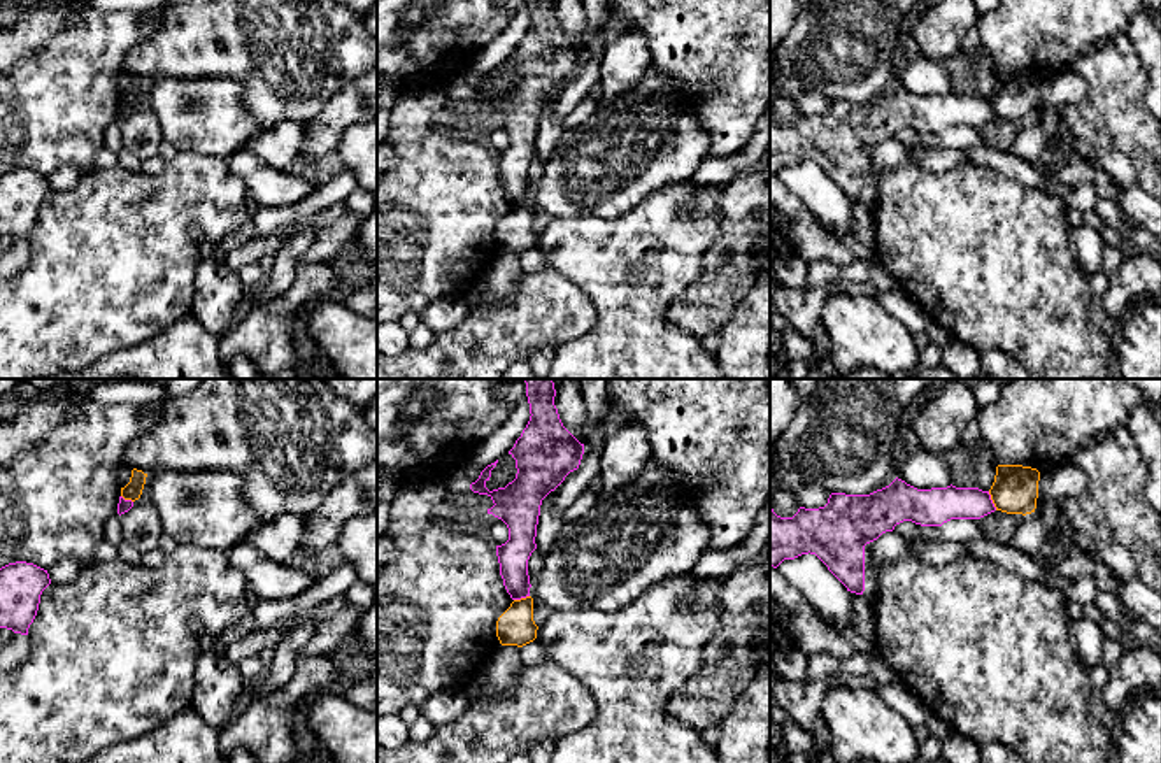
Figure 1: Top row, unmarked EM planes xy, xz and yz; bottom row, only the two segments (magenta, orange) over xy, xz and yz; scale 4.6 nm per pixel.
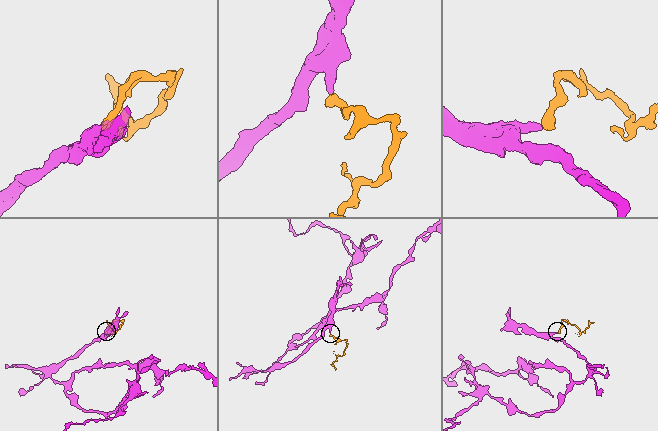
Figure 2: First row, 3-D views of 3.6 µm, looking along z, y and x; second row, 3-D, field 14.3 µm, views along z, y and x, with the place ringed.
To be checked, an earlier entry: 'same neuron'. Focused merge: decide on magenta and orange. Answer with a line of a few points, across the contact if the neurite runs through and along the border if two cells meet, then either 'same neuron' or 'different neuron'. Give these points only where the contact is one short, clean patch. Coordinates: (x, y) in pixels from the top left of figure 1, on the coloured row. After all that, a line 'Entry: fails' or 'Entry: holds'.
yz (988, 492), (997, 509) | different neuron
Entry: fails

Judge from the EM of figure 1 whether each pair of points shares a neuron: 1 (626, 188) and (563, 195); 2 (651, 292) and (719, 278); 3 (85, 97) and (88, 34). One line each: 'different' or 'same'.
1: same
2: different
3: same

